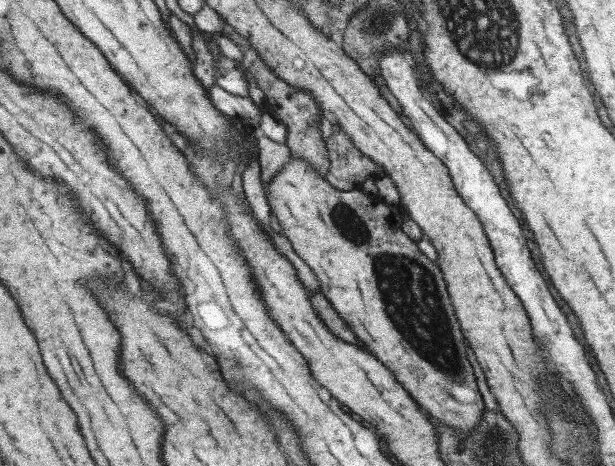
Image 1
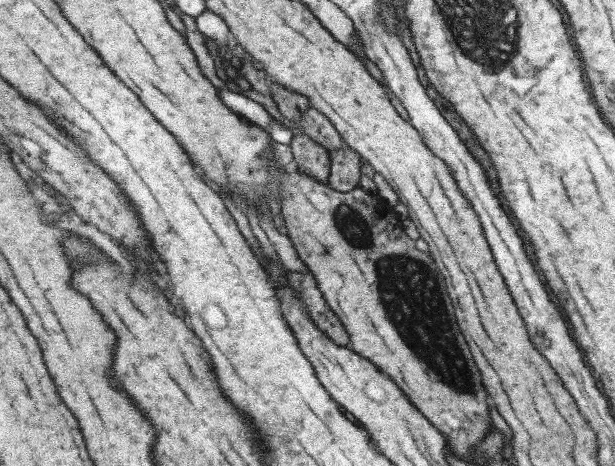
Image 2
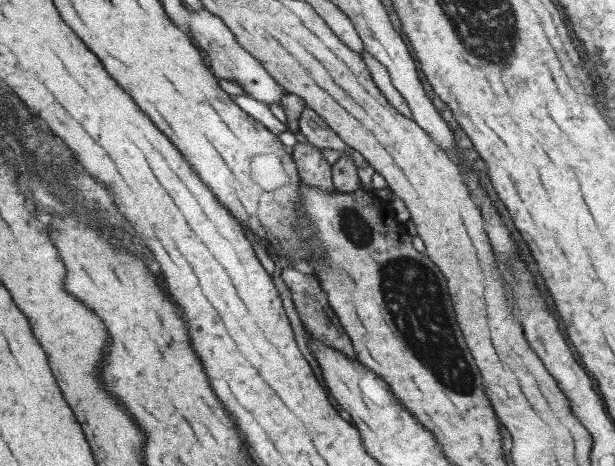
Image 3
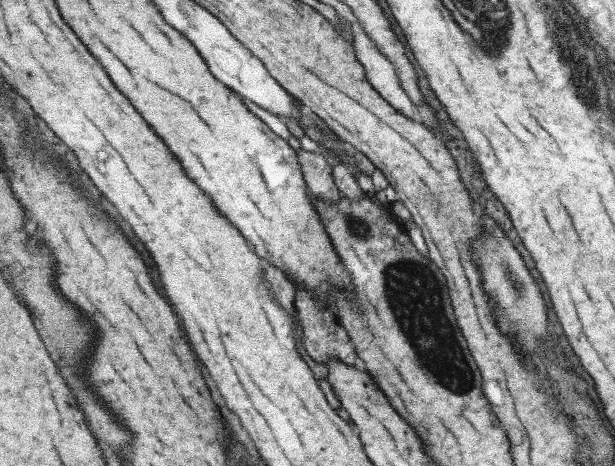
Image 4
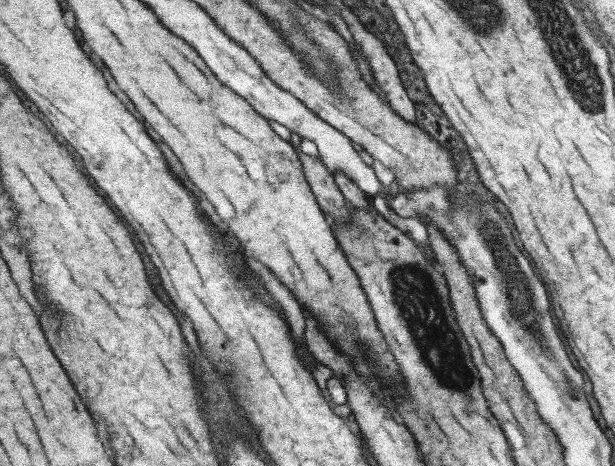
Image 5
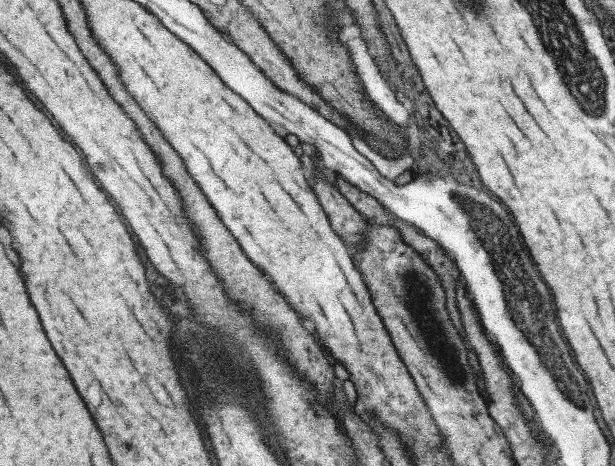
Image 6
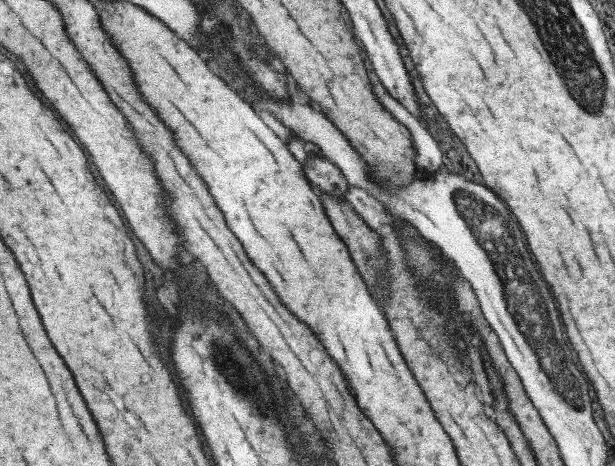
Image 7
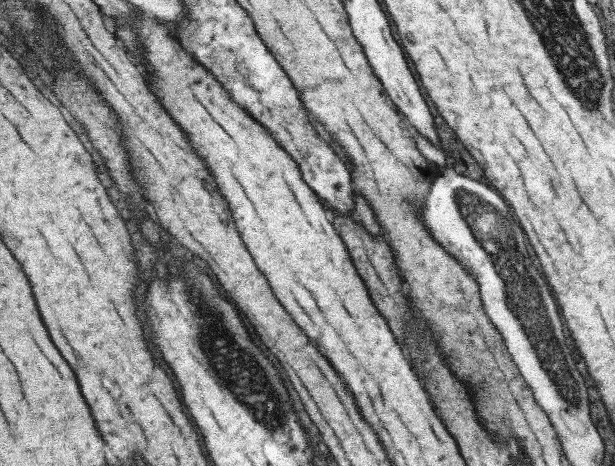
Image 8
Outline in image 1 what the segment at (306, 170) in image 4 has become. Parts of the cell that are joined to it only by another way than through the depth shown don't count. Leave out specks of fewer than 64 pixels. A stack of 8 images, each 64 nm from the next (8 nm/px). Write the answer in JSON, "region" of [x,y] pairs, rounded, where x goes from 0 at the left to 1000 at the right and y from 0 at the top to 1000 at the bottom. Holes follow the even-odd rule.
{"region":[[[363,45],[363,75],[393,109],[393,142],[410,159],[416,180],[429,200],[429,210],[433,212],[433,225],[428,232],[429,240],[452,255],[467,275],[463,309],[473,326],[498,339],[528,380],[535,369],[540,343],[537,341],[533,309],[525,300],[525,288],[522,288],[519,253],[528,249],[530,242],[527,236],[522,236],[522,227],[512,215],[511,202],[460,172],[433,135],[433,129],[428,129],[426,116],[410,101],[405,86],[389,77],[389,69],[382,69],[382,60],[376,60],[369,45]]]}

